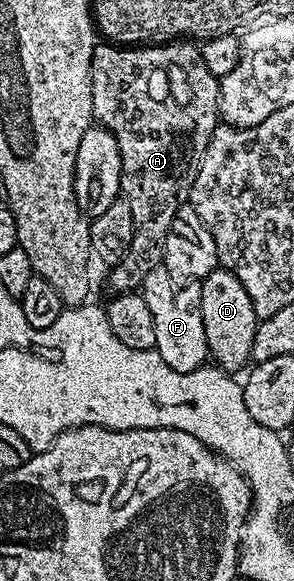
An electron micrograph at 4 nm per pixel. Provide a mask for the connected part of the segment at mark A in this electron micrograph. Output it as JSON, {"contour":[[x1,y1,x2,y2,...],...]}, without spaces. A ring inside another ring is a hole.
{"contour":[[149,43,144,47,101,44,94,48,91,67,93,119,100,128,111,131,111,135,115,135,115,143,119,143,121,196,131,203,133,220,133,238,121,262,108,270,109,285,114,294,131,293,140,290,151,271,162,268,171,219,175,219,179,207,188,202,197,166,219,124,221,87,219,79,207,71,207,63,203,63,196,44]]}

